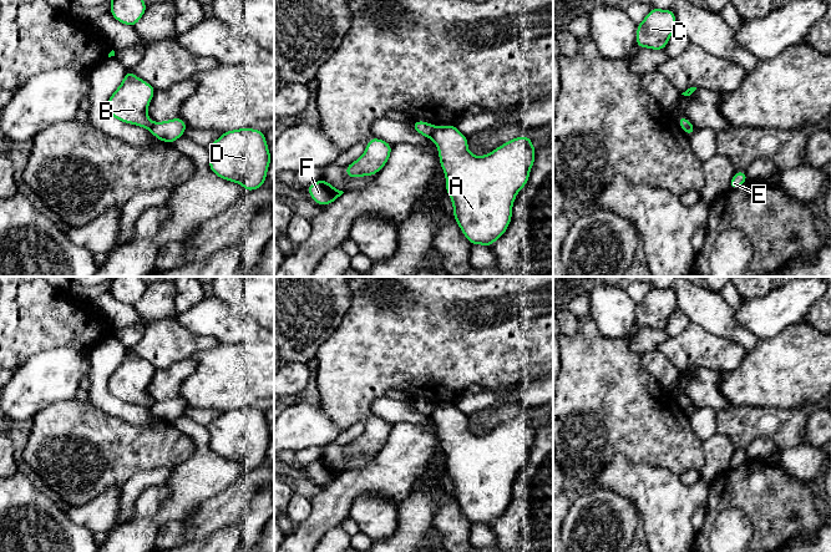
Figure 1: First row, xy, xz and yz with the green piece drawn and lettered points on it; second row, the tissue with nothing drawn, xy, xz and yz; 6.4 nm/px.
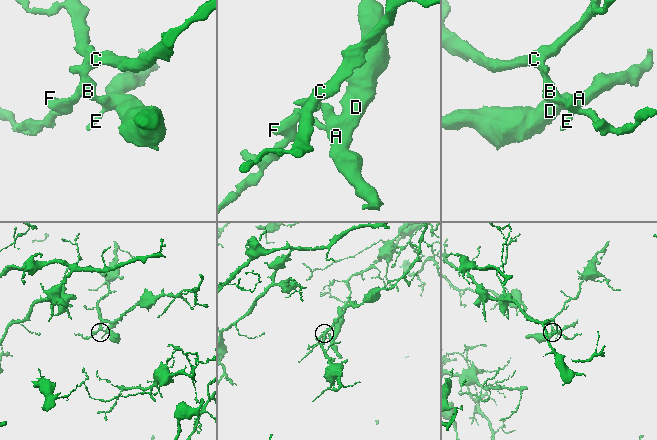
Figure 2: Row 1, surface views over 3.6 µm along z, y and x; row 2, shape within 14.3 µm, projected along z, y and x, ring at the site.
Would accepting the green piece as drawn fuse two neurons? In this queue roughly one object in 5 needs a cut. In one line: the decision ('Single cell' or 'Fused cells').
Fused cells

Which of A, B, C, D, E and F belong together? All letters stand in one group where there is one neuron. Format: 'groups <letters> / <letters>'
groups A D E / B C F

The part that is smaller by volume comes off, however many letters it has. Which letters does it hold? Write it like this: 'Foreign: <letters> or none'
Foreign: A, D, E

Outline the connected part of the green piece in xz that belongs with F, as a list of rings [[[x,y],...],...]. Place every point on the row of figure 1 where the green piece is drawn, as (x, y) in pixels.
[[[319,179],[305,188],[318,206],[328,206],[338,199],[344,192],[334,188],[325,179]]]

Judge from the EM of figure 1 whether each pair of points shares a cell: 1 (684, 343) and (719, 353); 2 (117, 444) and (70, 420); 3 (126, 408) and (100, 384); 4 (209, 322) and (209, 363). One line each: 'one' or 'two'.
1: one
2: one
3: one
4: two

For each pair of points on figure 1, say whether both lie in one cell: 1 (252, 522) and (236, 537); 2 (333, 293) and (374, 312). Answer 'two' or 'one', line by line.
1: one
2: two

